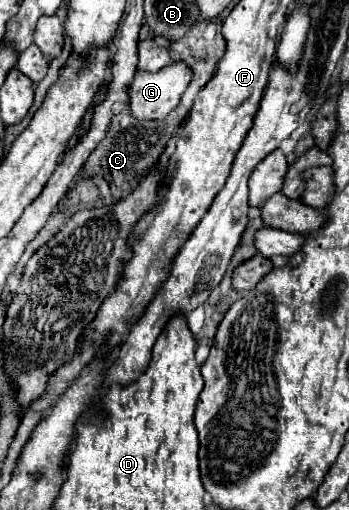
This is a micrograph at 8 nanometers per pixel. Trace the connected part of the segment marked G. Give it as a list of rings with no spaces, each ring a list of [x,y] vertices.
[[[172,62],[166,68],[162,68],[160,72],[136,70],[134,80],[130,82],[130,88],[128,88],[130,114],[136,120],[162,120],[162,118],[166,118],[178,106],[180,96],[188,88],[190,80],[192,80],[192,72],[184,62]]]

